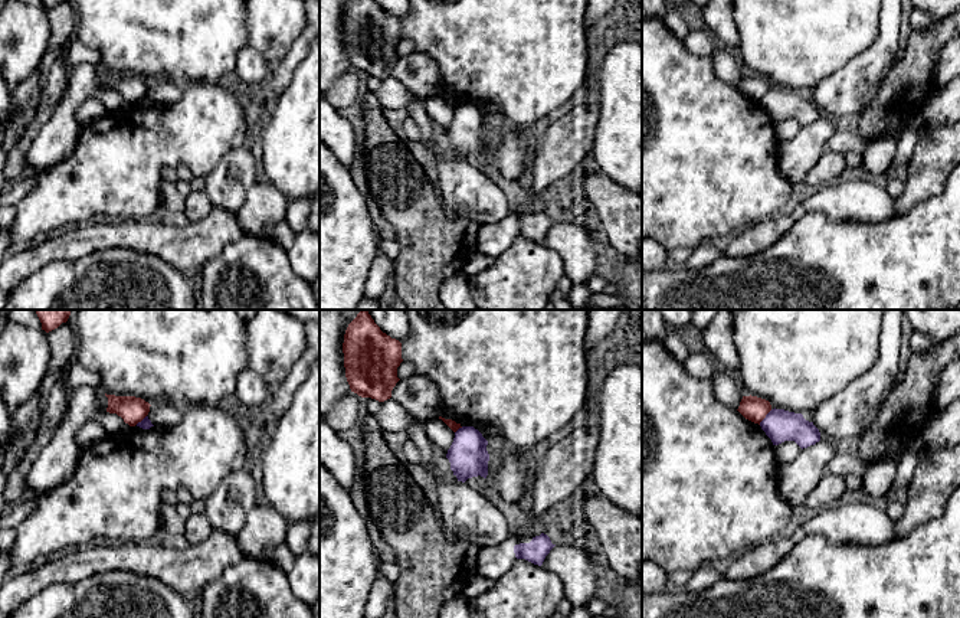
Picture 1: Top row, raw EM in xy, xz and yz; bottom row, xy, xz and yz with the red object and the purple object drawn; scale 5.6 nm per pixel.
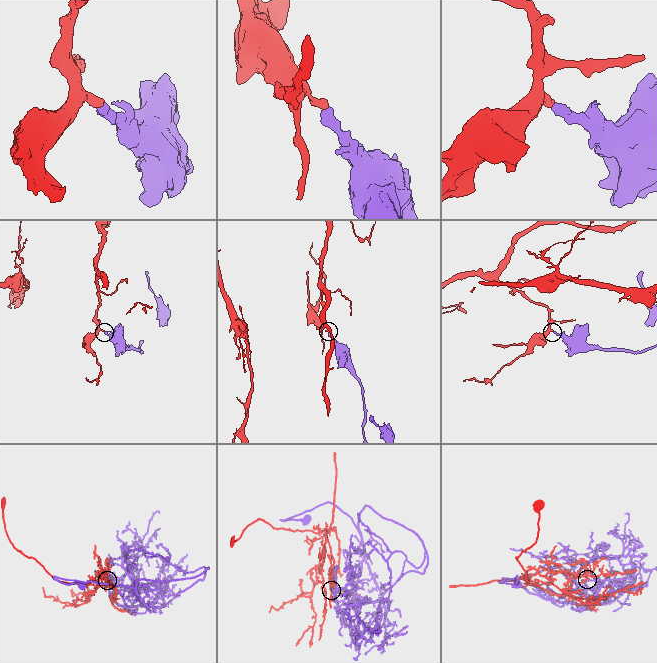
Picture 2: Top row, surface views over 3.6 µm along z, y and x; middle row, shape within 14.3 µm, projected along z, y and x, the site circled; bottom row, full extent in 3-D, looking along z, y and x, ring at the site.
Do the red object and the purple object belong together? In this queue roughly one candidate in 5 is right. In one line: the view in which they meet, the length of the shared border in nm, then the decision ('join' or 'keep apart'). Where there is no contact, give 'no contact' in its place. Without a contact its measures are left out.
contact in yz; length 120 nm; keep apart

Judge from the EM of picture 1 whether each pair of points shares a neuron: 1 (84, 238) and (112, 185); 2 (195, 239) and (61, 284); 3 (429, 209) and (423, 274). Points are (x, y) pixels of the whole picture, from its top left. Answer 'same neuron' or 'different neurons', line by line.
1: different neurons
2: different neurons
3: same neuron

